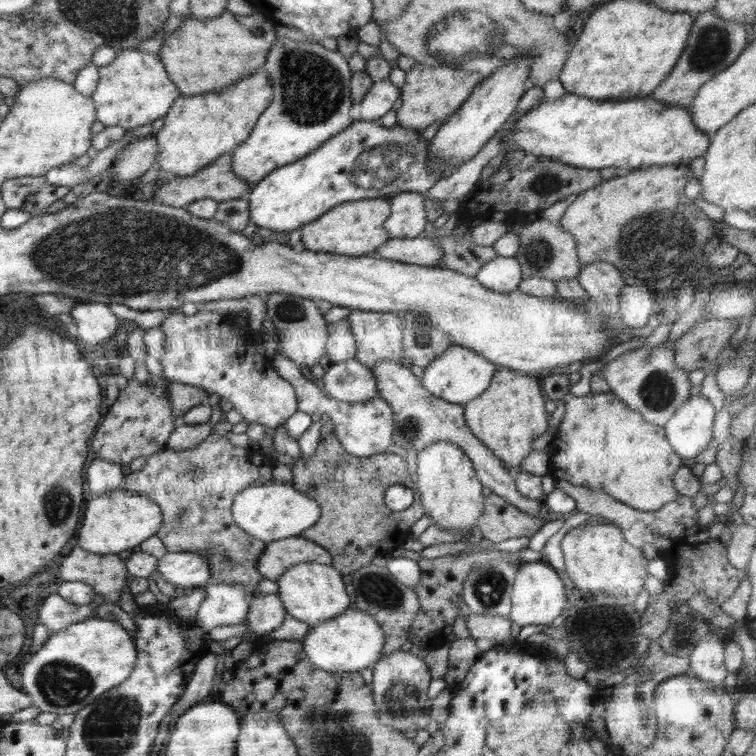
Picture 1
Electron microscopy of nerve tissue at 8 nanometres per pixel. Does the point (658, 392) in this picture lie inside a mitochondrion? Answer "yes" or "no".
yes

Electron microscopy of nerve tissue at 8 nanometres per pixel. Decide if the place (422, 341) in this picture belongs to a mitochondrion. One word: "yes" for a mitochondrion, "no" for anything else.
yes

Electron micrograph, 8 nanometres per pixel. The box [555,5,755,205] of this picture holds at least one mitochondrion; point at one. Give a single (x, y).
(712, 44)

